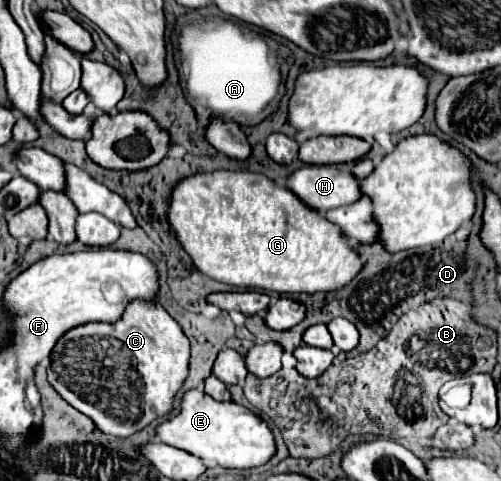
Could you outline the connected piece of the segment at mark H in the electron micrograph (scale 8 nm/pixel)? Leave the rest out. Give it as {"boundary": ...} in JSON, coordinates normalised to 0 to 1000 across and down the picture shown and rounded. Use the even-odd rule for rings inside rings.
{"boundary":[[[605,343],[573,368],[573,393],[633,443],[721,410],[717,376],[669,343]]]}

